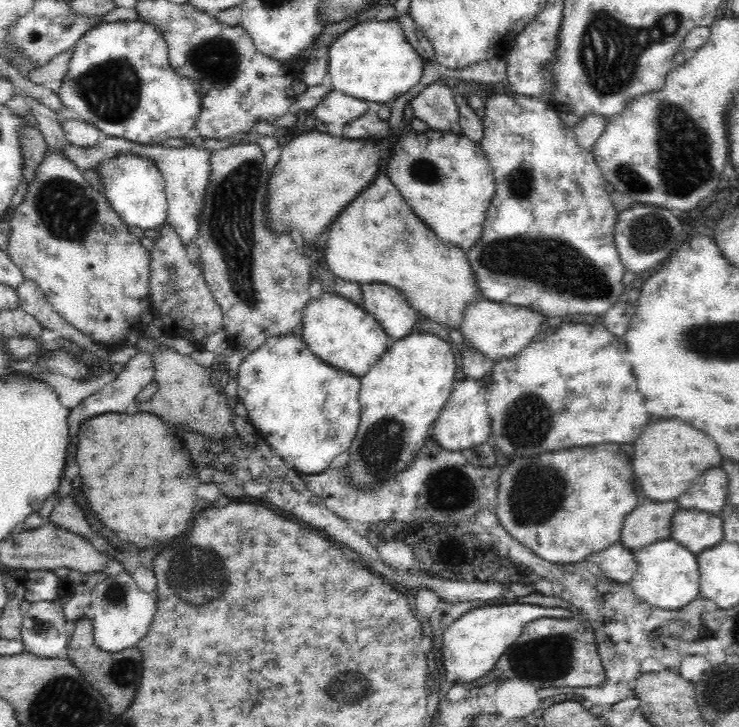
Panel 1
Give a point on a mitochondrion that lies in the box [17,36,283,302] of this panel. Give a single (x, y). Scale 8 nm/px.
(64, 208)

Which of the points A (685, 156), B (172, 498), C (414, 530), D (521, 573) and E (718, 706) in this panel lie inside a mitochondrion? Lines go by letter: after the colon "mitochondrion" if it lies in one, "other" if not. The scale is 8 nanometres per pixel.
A: mitochondrion
B: other
C: other
D: other
E: mitochondrion

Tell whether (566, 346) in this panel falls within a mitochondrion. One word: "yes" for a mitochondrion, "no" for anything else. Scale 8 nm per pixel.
no

